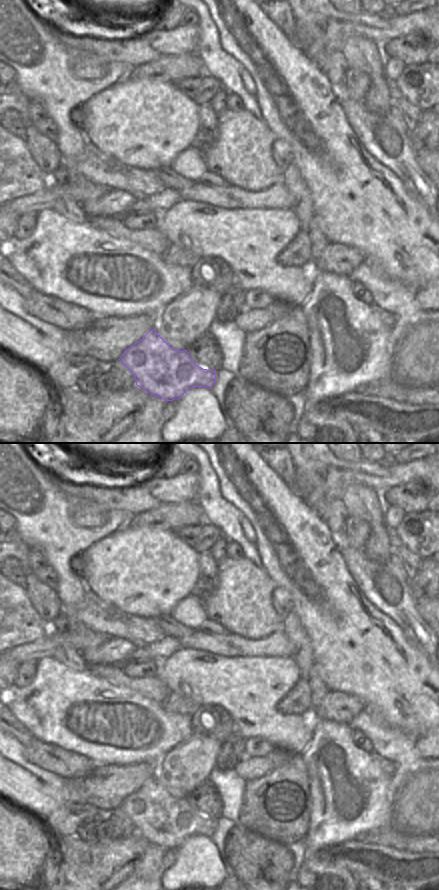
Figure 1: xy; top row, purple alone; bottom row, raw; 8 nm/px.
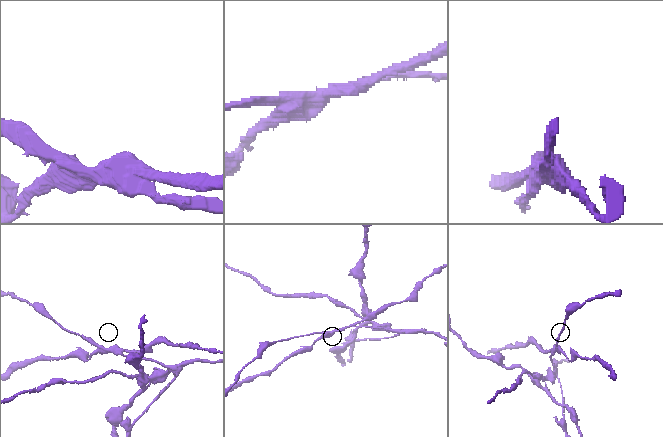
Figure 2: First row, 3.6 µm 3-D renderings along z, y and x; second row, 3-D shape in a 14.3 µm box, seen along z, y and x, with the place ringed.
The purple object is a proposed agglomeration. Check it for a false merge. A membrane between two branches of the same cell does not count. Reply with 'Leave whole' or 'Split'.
Split

